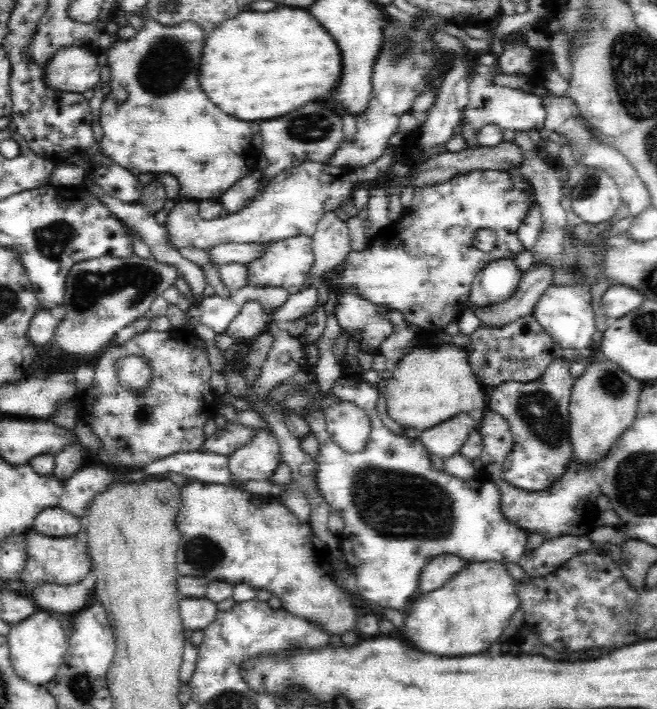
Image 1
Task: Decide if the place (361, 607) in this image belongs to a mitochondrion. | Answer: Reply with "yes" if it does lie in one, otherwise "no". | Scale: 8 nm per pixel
no

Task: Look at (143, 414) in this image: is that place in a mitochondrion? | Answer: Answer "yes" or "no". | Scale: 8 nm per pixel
yes

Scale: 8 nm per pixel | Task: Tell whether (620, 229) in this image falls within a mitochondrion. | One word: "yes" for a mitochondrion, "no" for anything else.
no

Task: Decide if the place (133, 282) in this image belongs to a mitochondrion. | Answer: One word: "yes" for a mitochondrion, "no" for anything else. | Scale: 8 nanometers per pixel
yes

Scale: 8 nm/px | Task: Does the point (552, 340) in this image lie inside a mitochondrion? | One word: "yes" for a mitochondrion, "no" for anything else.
no

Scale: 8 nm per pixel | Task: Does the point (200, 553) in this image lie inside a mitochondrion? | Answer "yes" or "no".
yes

